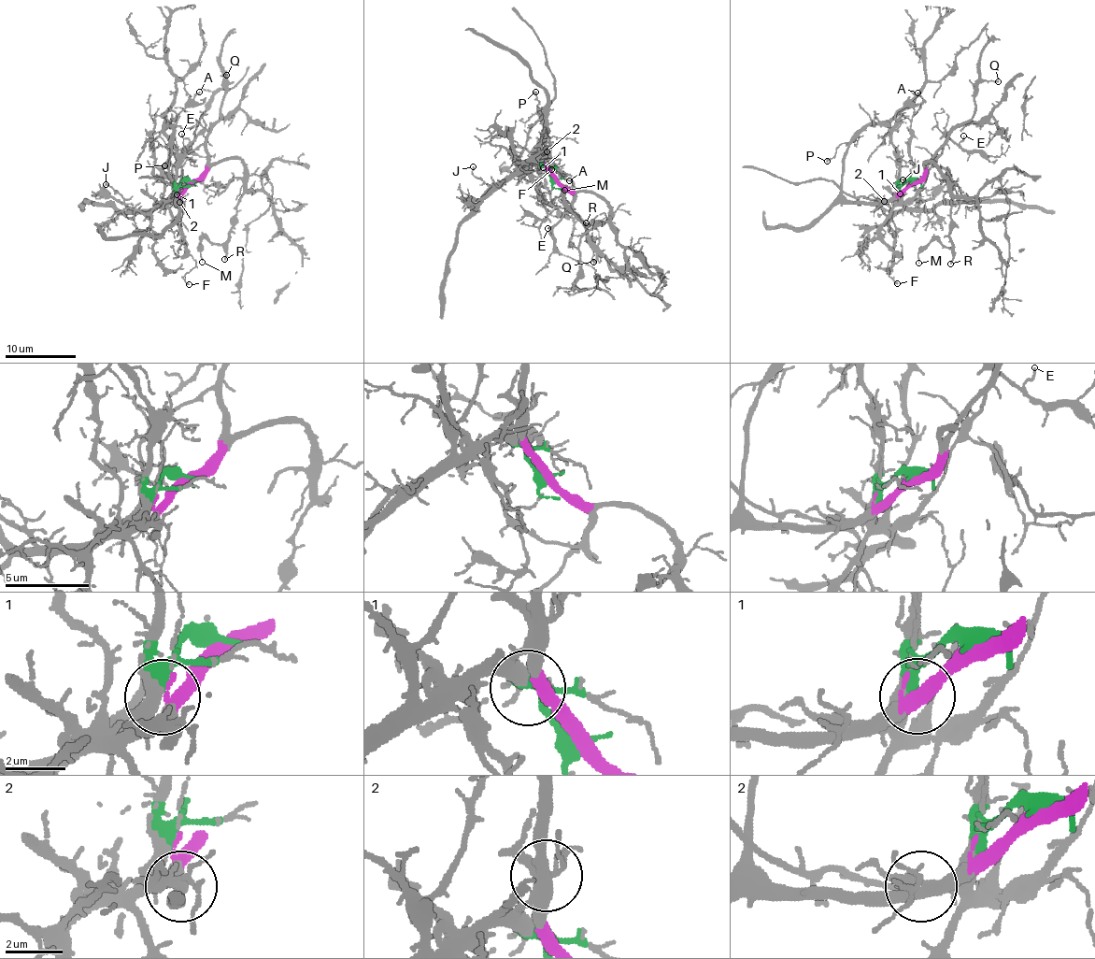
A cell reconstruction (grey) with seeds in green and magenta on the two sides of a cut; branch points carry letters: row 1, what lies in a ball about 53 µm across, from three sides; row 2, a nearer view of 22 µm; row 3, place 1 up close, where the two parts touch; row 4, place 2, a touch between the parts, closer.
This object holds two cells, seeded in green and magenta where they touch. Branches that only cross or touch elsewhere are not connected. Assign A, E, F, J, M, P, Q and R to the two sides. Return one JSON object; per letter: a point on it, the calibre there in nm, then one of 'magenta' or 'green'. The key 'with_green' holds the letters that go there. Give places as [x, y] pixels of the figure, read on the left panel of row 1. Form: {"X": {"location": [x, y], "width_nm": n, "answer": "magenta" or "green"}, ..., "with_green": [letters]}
{"A": {"location": [199, 92], "width_nm": 160, "answer": "green"}, "E": {"location": [181, 134], "width_nm": 110, "answer": "magenta"}, "F": {"location": [189, 284], "width_nm": 120, "answer": "green"}, "J": {"location": [106, 184], "width_nm": 140, "answer": "green"}, "M": {"location": [202, 262], "width_nm": 90, "answer": "magenta"}, "P": {"location": [164, 165], "width_nm": 160, "answer": "magenta"}, "Q": {"location": [226, 75], "width_nm": 130, "answer": "magenta"}, "R": {"location": [224, 259], "width_nm": 140, "answer": "magenta"}, "with_green": ["A", "F", "J"]}

